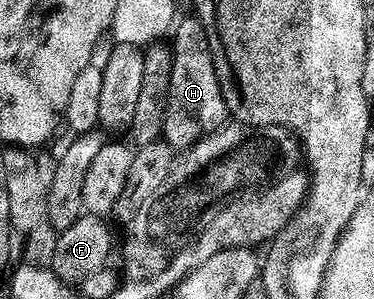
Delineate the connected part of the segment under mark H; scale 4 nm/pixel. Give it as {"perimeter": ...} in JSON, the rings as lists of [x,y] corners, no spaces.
{"perimeter":[[[197,17],[190,18],[180,18],[174,24],[175,40],[170,40],[169,43],[173,57],[173,73],[169,77],[169,93],[161,138],[164,143],[176,149],[192,147],[199,139],[218,131],[229,119],[207,34]]]}

